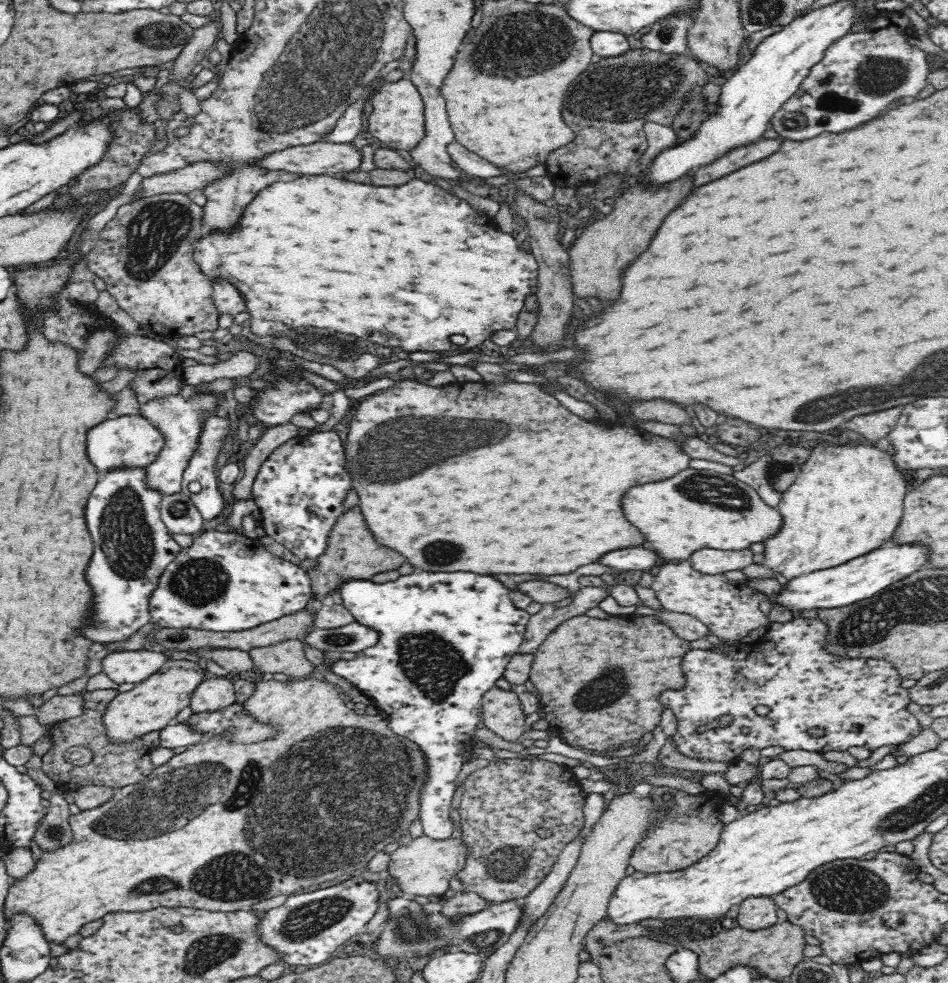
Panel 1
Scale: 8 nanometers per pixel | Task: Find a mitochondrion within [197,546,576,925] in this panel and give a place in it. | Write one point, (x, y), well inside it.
(429, 661)

